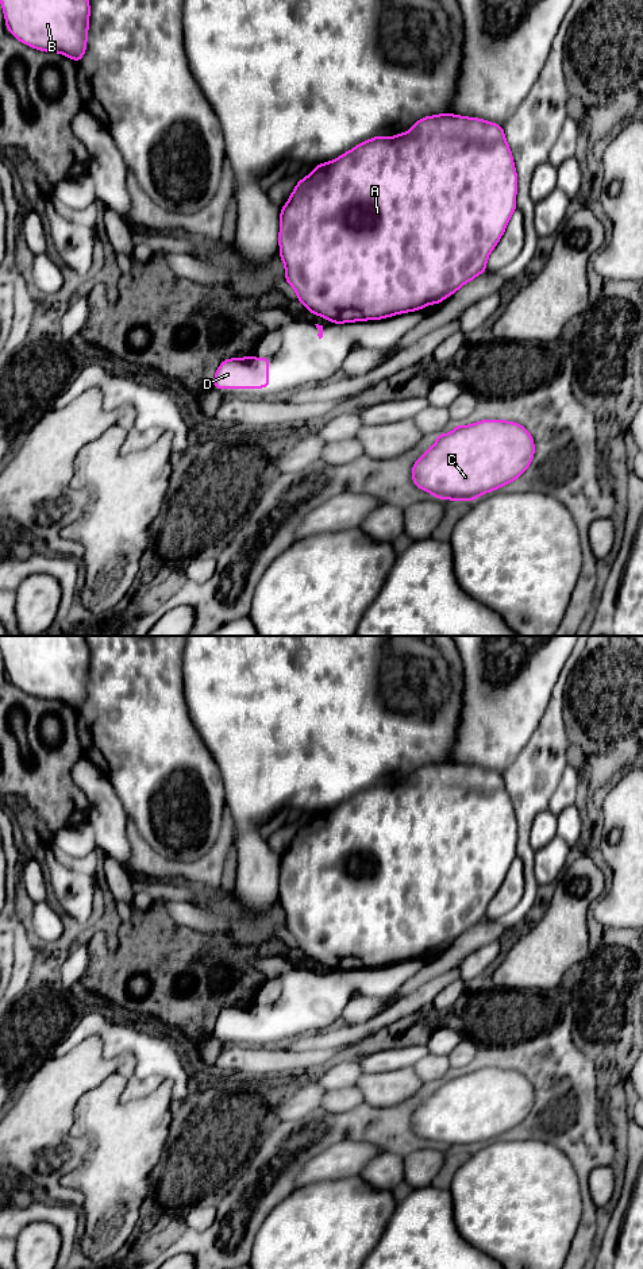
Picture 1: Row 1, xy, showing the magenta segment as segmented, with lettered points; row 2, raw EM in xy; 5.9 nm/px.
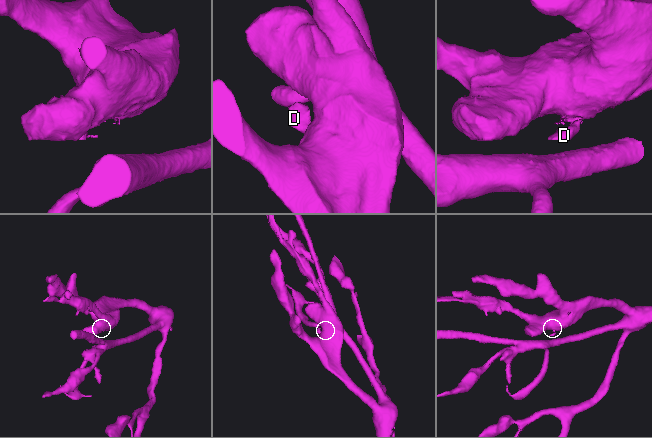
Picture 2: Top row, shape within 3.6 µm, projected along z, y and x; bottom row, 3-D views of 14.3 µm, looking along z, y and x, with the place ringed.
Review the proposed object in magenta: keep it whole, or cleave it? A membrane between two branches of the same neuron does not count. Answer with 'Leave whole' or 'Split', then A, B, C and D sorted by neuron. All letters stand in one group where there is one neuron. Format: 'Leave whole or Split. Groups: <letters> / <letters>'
Split. Groups: A B C / D

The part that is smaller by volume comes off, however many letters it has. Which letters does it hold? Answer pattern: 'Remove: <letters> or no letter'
Remove: D

